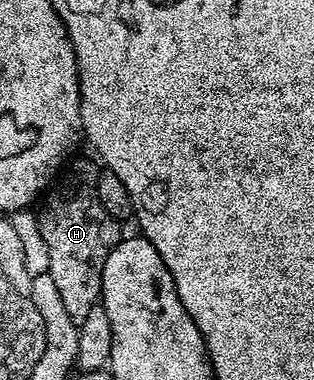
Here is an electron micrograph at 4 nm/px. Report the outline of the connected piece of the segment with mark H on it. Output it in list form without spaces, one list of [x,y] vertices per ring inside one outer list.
[[[77,158],[69,163],[70,171],[68,166],[57,185],[45,195],[46,207],[39,209],[37,216],[40,236],[44,236],[44,244],[48,244],[48,268],[60,292],[61,303],[70,321],[81,324],[84,316],[99,305],[104,260],[108,260],[112,248],[122,241],[124,231],[118,227],[121,226],[119,219],[104,212],[104,204],[100,204],[100,196],[96,196],[99,171],[94,170],[88,159]]]

